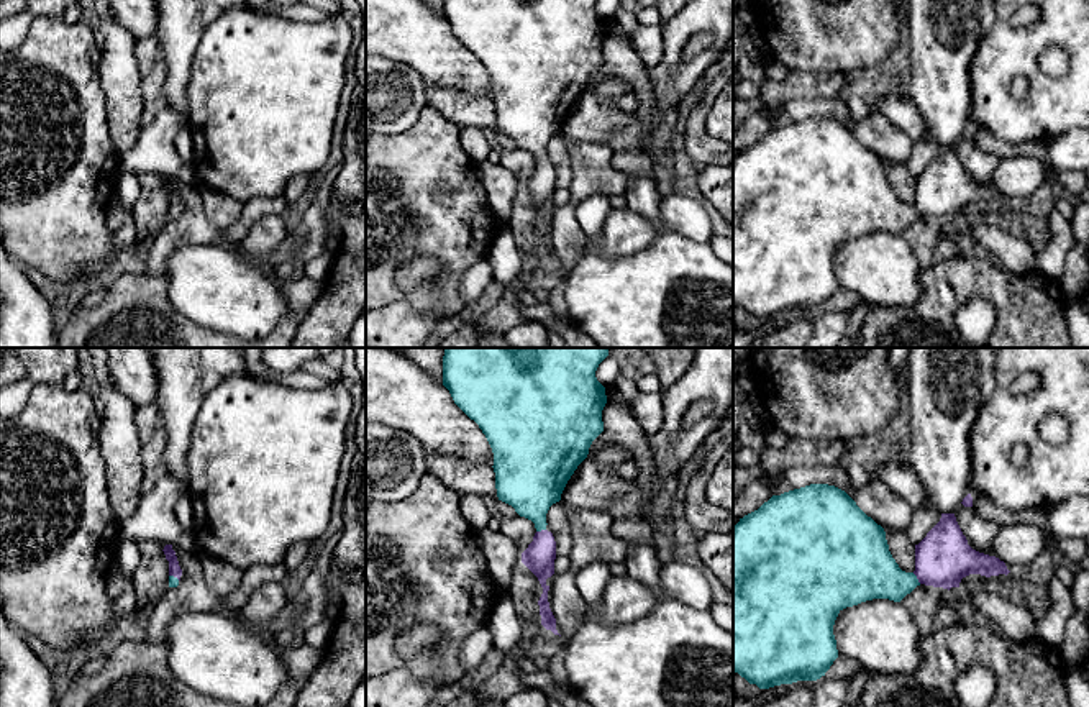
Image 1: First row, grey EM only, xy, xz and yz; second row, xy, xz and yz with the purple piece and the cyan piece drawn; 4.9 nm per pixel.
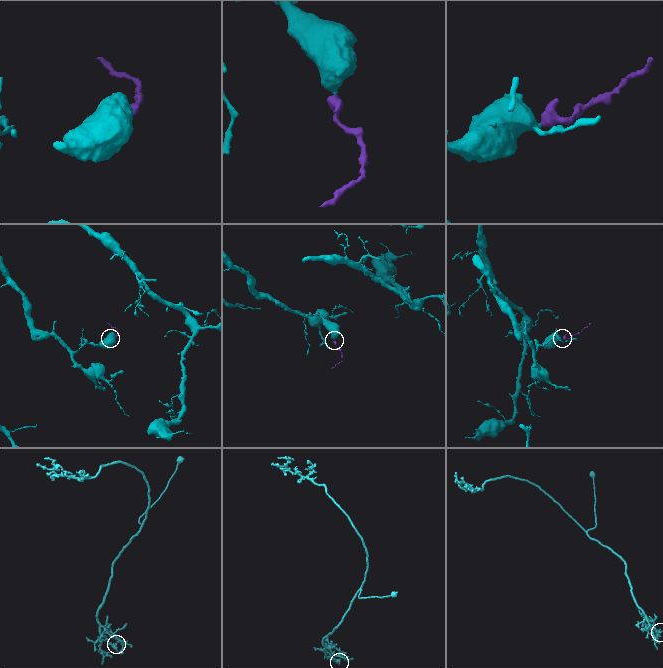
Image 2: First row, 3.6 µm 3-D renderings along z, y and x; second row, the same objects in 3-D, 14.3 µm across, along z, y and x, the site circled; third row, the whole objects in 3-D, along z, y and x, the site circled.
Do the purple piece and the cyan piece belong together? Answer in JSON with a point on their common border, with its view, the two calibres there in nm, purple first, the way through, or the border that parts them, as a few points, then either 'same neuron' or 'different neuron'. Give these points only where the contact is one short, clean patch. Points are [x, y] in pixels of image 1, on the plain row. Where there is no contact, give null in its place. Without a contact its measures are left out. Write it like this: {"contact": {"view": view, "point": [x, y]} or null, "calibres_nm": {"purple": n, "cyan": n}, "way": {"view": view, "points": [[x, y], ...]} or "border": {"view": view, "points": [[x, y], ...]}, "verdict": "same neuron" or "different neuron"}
{"contact": {"view": "yz", "point": [917, 210]}, "calibres_nm": {"purple": 280, "cyan": 280}, "way": {"view": "yz", "points": [[943, 189], [917, 210], [881, 210], [868, 204]]}, "verdict": "same neuron"}

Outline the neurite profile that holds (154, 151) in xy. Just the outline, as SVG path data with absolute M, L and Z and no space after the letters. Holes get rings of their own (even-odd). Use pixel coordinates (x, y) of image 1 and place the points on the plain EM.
M166 107L149 126L141 130L136 144L120 159L121 171L177 177L184 162L174 148L174 139L184 125L189 125L189 115Z

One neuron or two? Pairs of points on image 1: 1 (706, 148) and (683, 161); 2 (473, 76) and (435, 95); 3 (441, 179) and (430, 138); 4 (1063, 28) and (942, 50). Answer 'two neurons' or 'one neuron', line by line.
1: two neurons
2: two neurons
3: one neuron
4: two neurons

